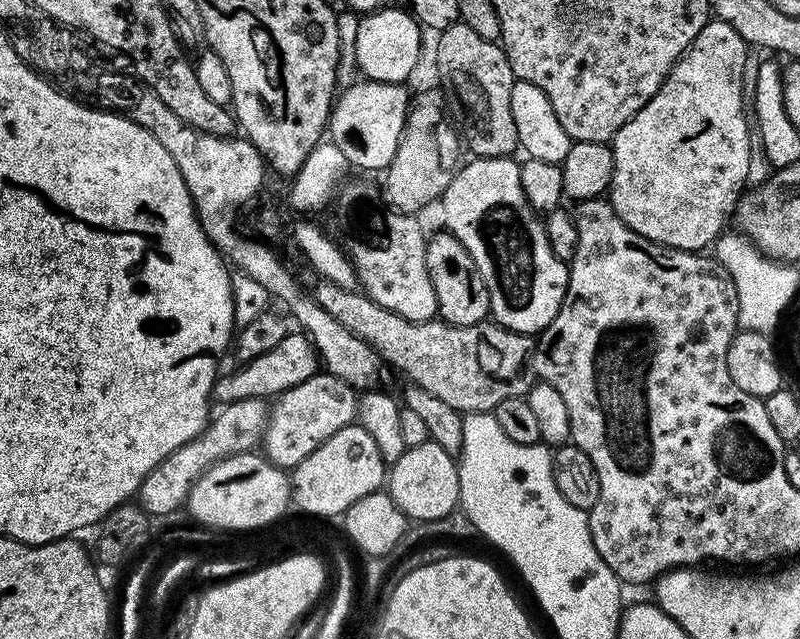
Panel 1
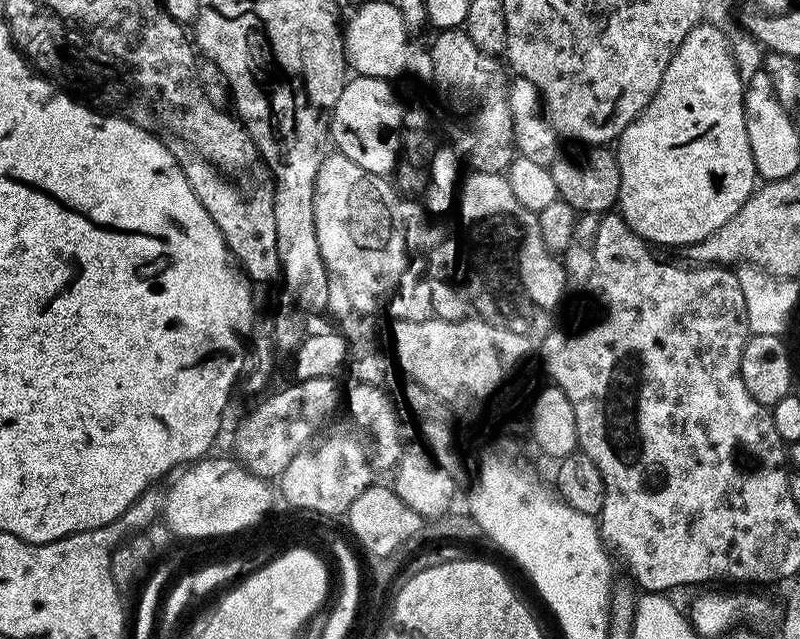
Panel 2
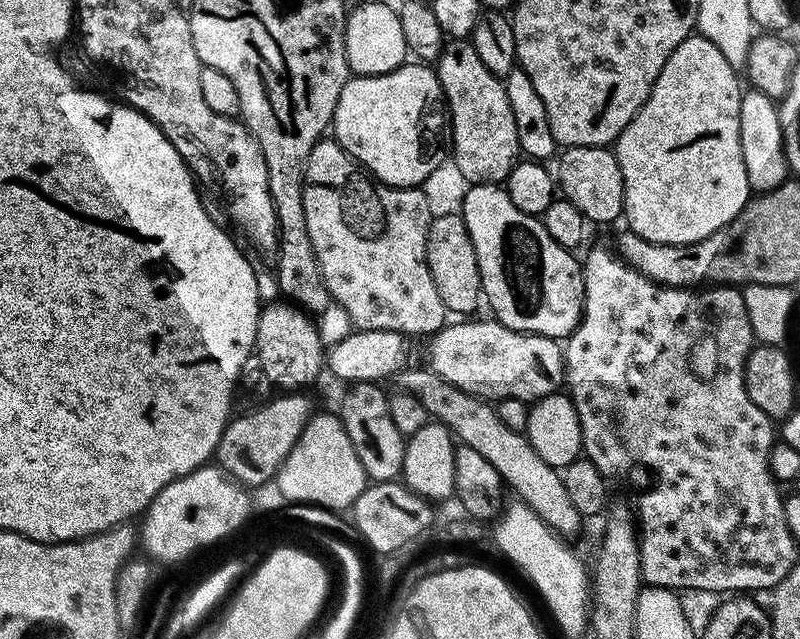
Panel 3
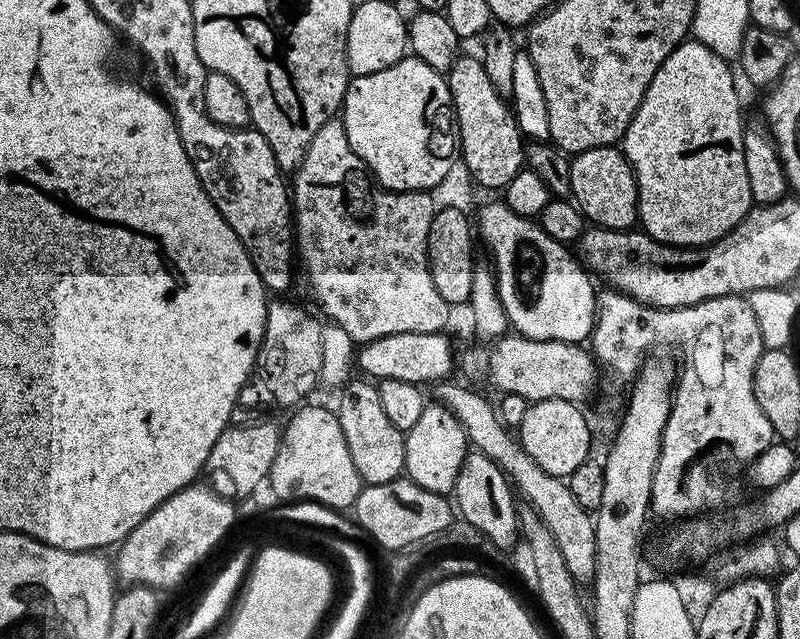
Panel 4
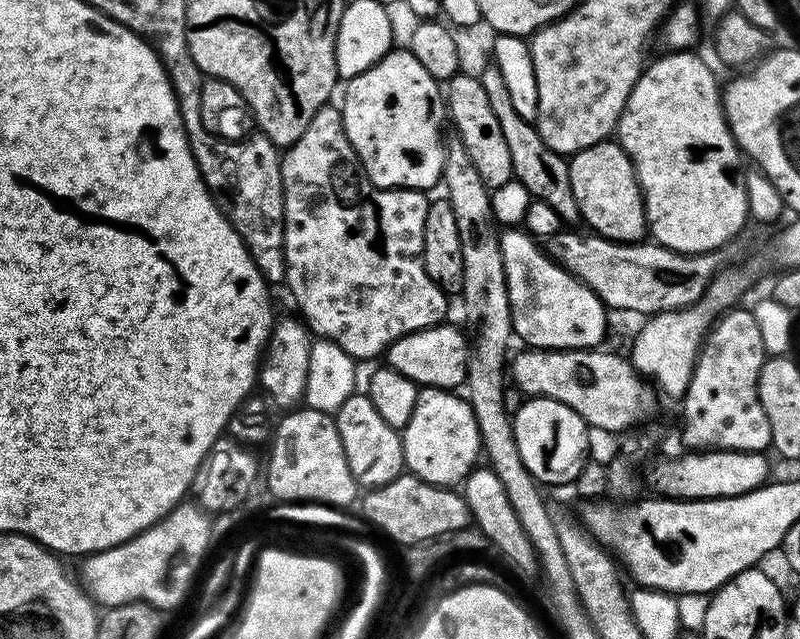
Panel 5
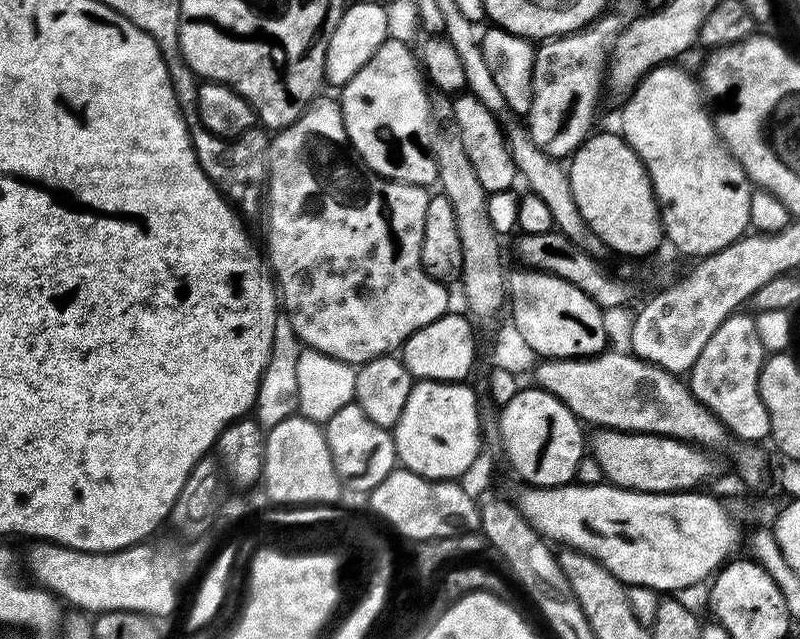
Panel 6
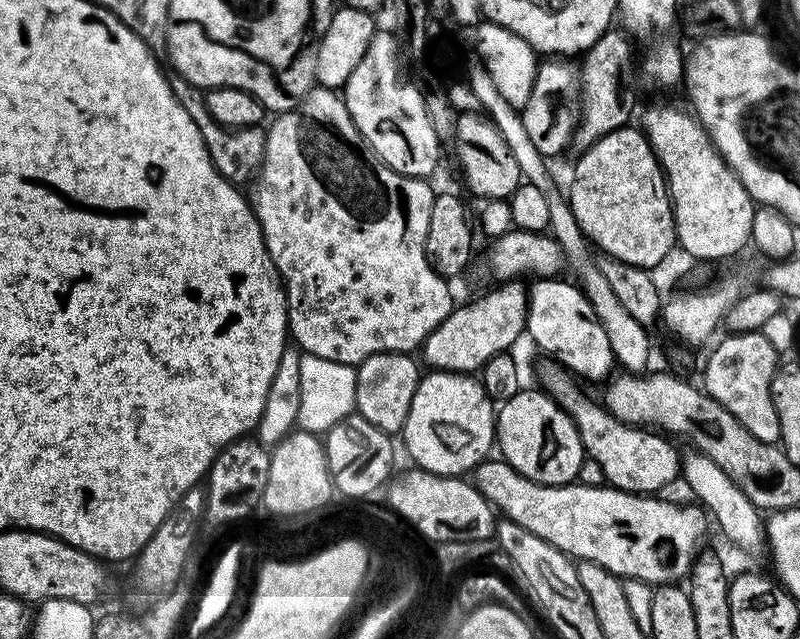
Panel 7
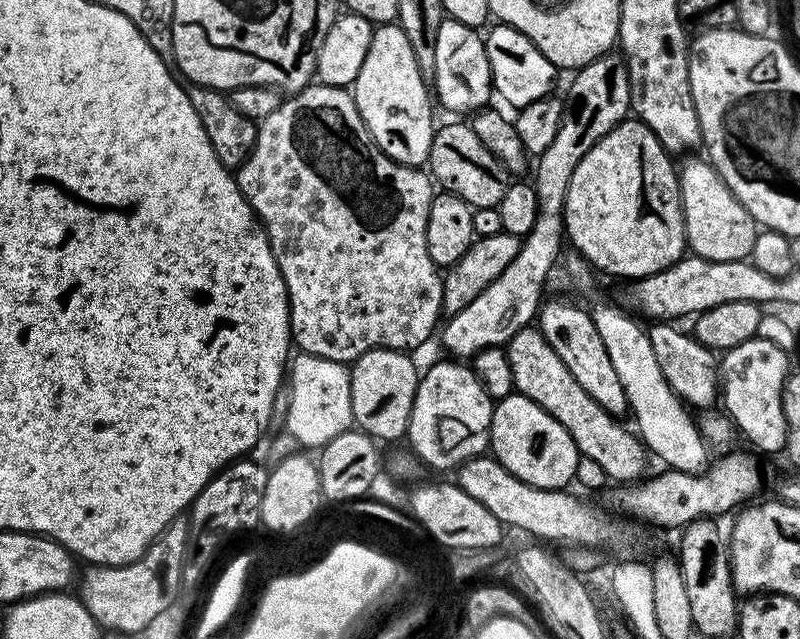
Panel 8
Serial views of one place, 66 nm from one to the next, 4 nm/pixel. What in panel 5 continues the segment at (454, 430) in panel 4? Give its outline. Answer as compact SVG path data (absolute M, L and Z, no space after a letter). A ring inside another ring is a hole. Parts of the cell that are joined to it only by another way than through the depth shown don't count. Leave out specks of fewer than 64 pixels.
M421 387L410 420L402 429L405 469L439 488L452 488L464 481L477 463L476 455L482 452L472 407L463 395L456 395L460 394L446 388Z

